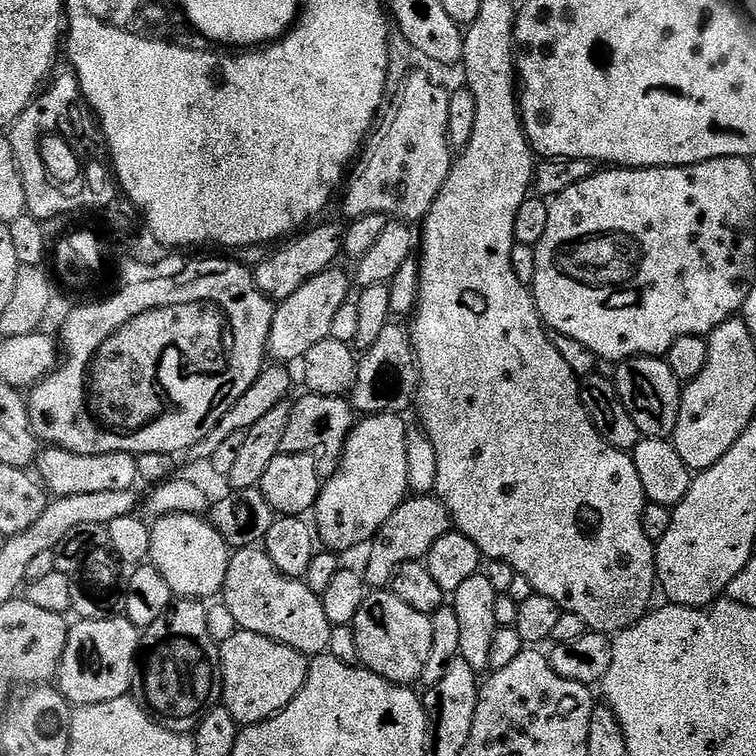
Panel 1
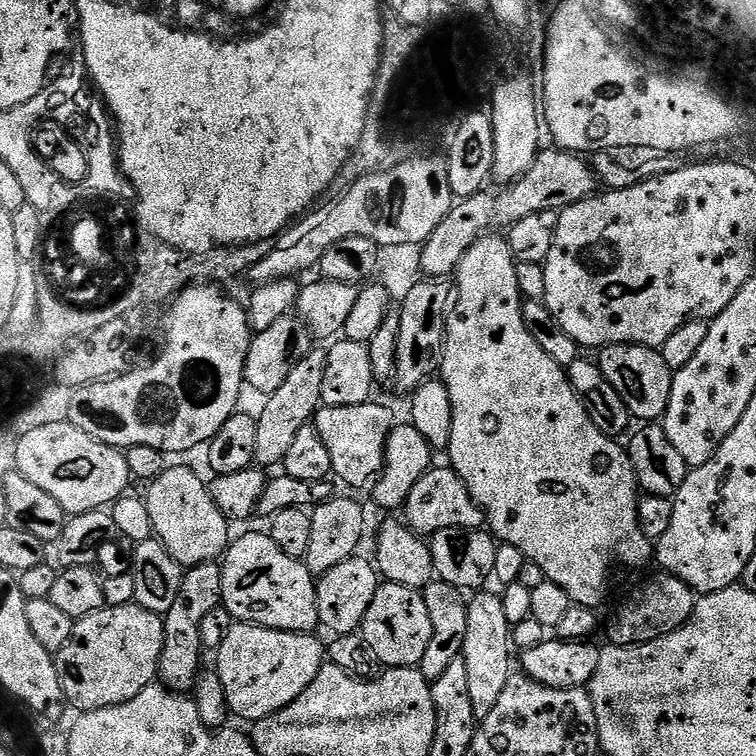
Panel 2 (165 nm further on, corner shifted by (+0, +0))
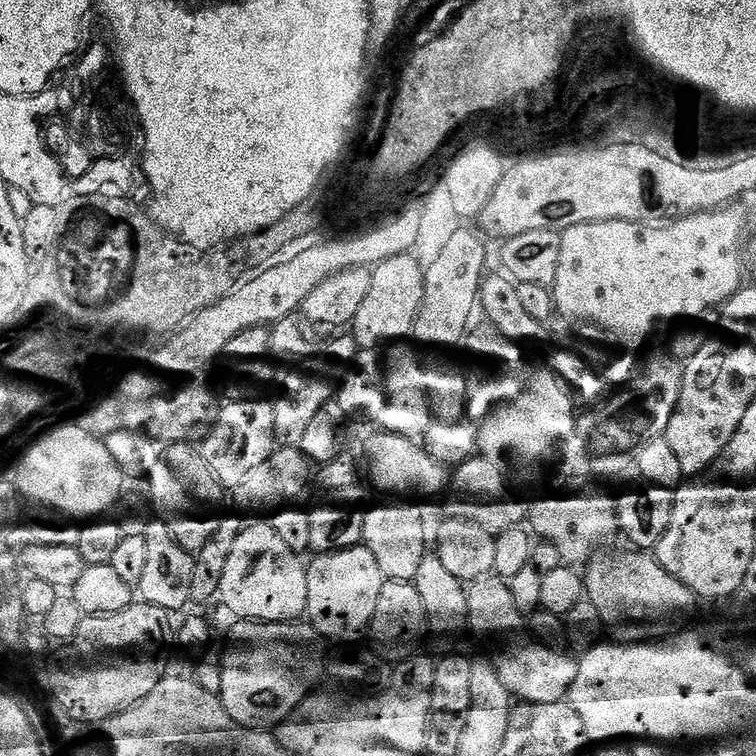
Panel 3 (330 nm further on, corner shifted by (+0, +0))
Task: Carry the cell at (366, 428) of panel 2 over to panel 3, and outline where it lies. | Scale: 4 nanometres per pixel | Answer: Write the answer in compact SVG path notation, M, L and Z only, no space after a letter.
M383 430L377 432L377 436L368 444L368 472L372 475L371 483L377 489L380 487L384 492L393 492L396 498L420 498L416 496L436 496L449 487L449 465L431 456L423 443L402 434Z

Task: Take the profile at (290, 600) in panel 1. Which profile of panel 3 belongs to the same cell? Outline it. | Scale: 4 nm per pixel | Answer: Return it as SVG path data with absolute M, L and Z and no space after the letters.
M264 522L264 524L250 523L238 534L238 543L235 544L234 550L230 550L230 558L226 561L226 570L222 574L222 582L220 583L220 590L218 593L219 599L224 599L224 604L230 611L244 622L259 622L261 624L286 624L289 622L296 622L301 619L308 611L308 595L306 594L306 578L308 577L308 570L305 561L294 550L290 550L290 546L286 546L286 542L282 542L282 538L278 538L278 534L274 534L271 523Z

